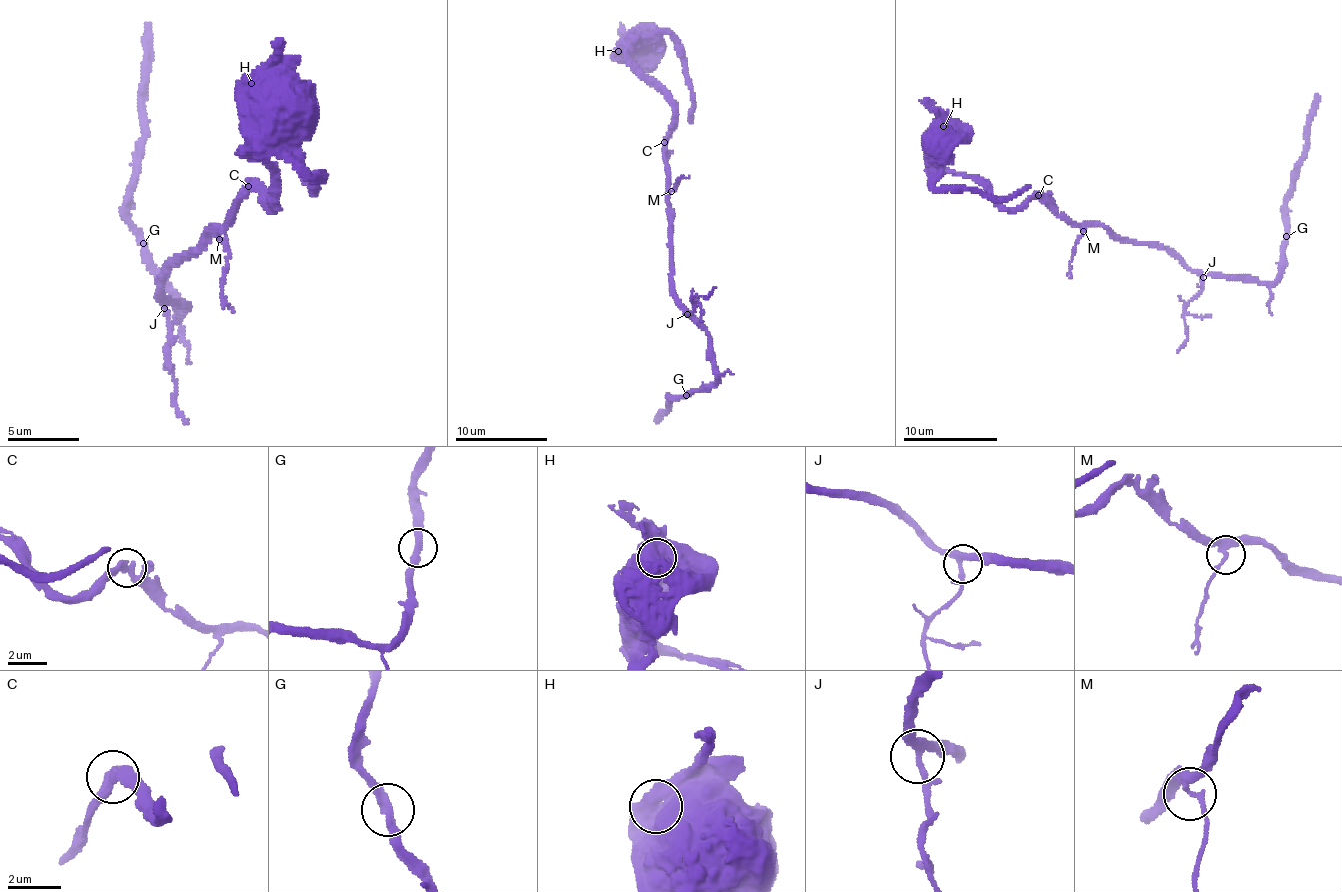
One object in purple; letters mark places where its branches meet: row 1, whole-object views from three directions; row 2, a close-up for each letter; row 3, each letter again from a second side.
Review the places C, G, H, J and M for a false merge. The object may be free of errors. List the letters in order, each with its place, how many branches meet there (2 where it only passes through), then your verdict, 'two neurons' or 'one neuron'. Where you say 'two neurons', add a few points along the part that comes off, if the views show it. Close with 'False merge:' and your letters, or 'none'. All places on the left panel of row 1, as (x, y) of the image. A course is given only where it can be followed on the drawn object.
C: at (248, 186); 3 branches meet; one neuron
G: at (143, 243); 2 branches meet; one neuron
H: at (251, 83); 2 branches meet; two neurons; foreign part runs (250, 82), (246, 146), (275, 206), (245, 190), (175, 255), (160, 290), (178, 312), (127, 219), (149, 23)
J: at (164, 308); 3 branches meet; one neuron
M: at (219, 239); 3 branches meet; one neuron
False merge: H

